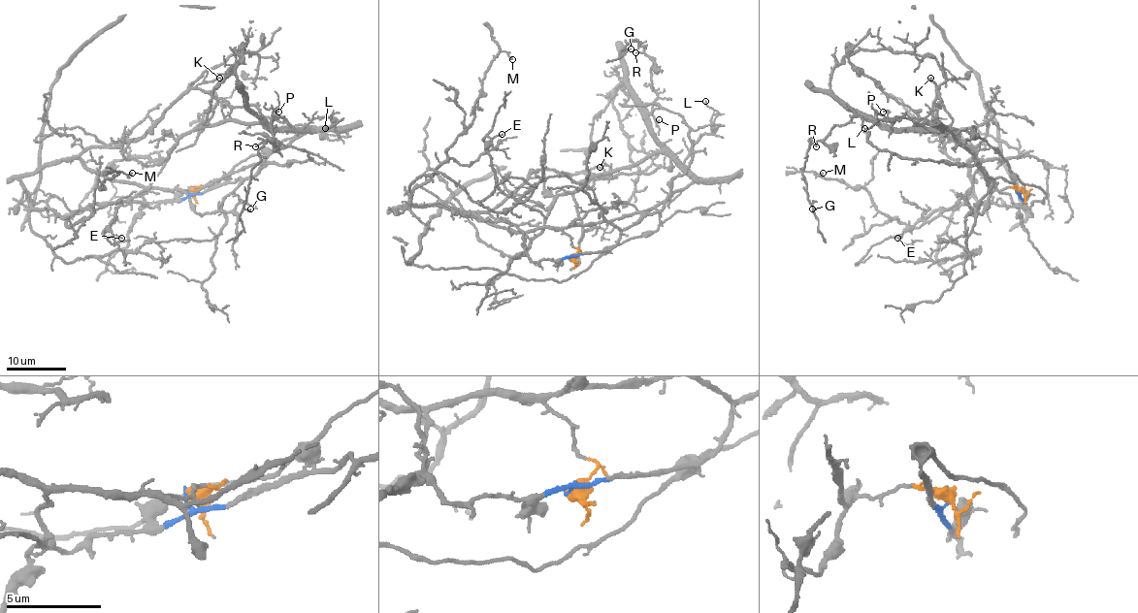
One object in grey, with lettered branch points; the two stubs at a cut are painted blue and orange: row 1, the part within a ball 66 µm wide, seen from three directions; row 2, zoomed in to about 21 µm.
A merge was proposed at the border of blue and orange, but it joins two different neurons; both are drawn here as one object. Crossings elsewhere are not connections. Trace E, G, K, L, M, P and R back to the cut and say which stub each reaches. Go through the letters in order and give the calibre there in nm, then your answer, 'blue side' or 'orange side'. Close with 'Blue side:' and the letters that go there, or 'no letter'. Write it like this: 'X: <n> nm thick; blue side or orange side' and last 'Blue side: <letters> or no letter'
E: 120 nm thick; blue side
G: 100 nm thick; blue side
K: 170 nm thick; orange side
L: 100 nm thick; blue side
M: 150 nm thick; orange side
P: 80 nm thick; blue side
R: 110 nm thick; blue side
Blue side: E, G, L, P, R

